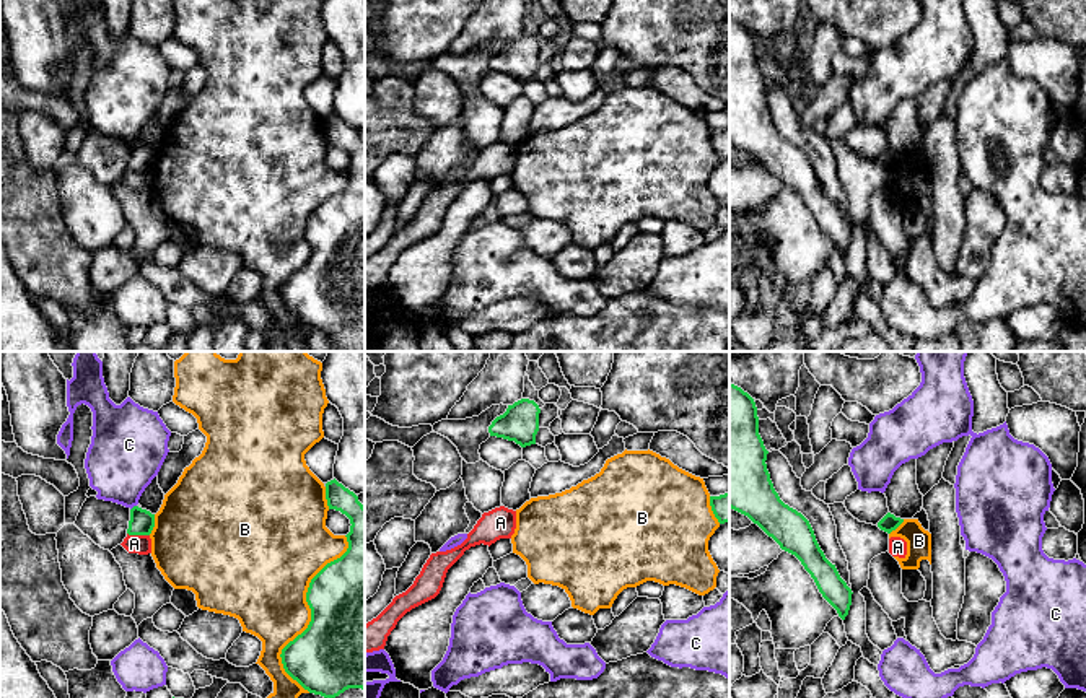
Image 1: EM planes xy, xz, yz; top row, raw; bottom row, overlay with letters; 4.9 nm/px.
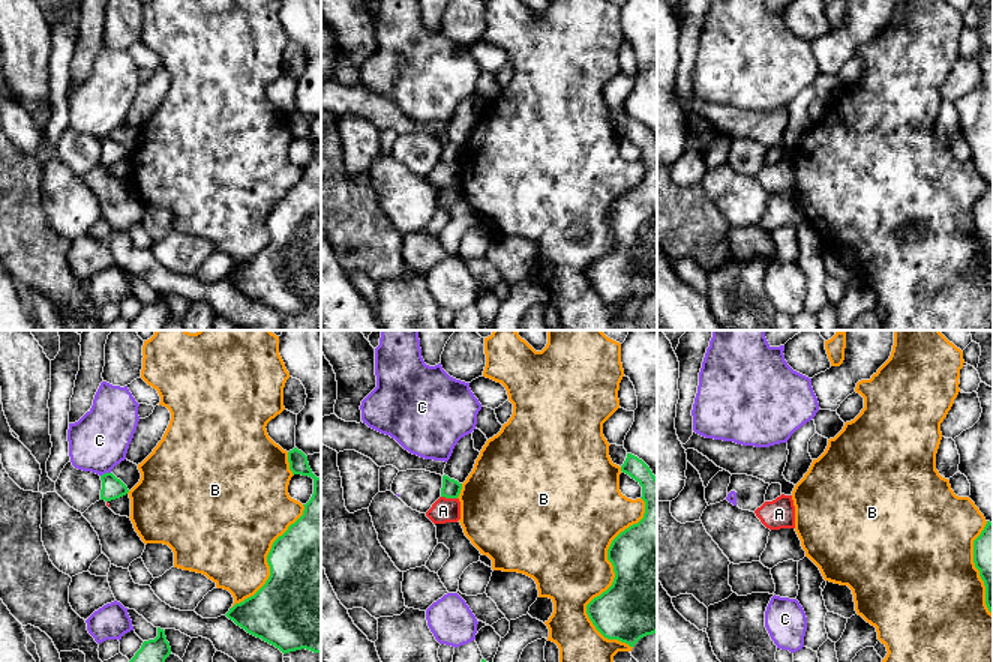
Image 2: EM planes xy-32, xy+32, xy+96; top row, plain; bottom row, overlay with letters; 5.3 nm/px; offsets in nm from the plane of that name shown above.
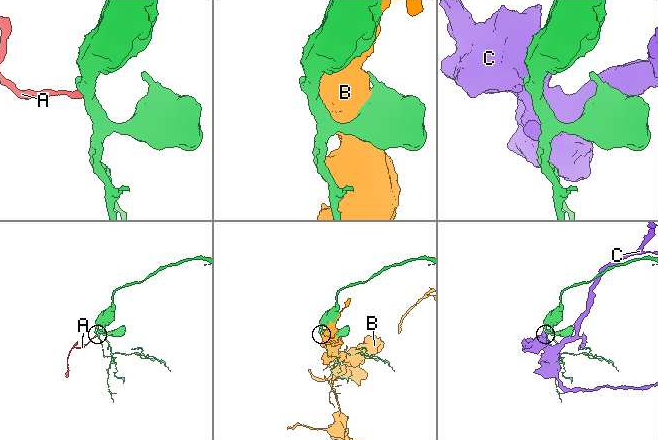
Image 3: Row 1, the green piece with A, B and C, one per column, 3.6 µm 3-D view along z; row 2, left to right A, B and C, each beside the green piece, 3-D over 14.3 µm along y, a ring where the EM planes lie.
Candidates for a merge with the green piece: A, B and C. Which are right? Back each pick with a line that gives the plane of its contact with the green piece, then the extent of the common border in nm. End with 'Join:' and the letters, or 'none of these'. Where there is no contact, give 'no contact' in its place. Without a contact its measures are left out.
Join: none of these

